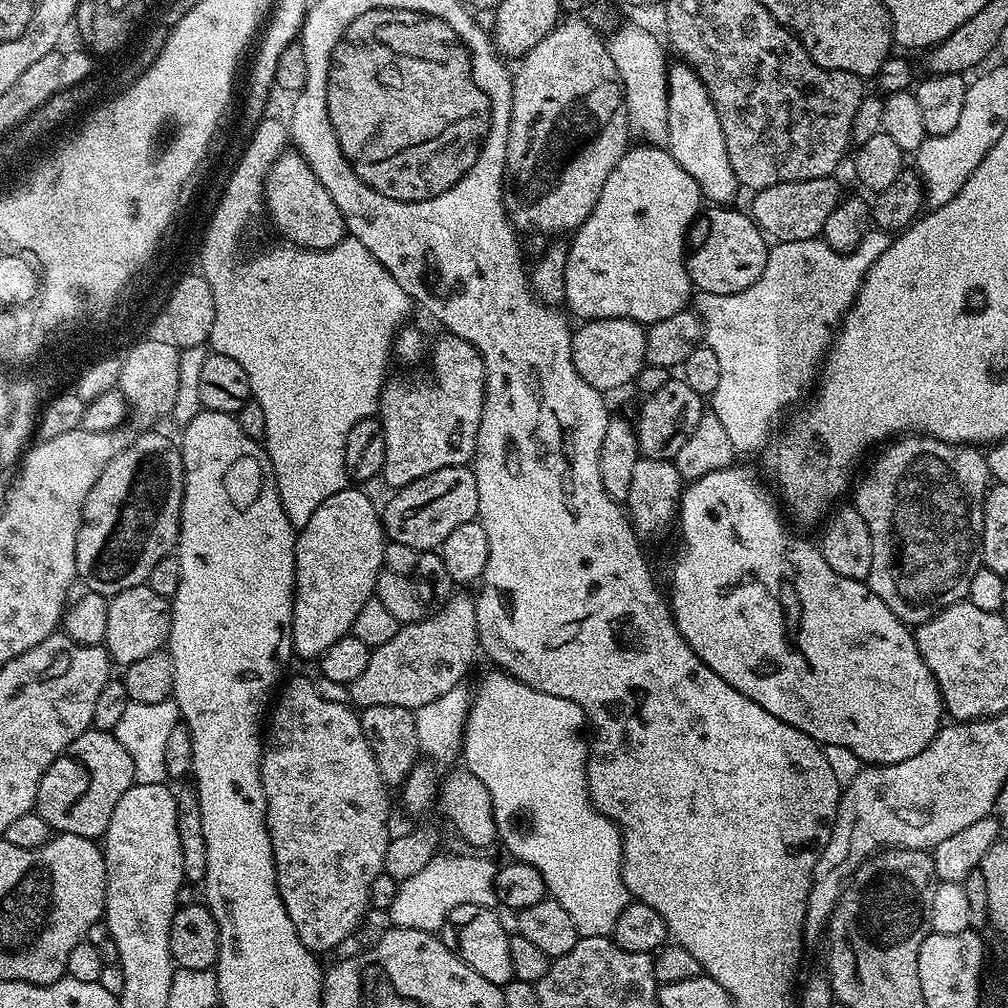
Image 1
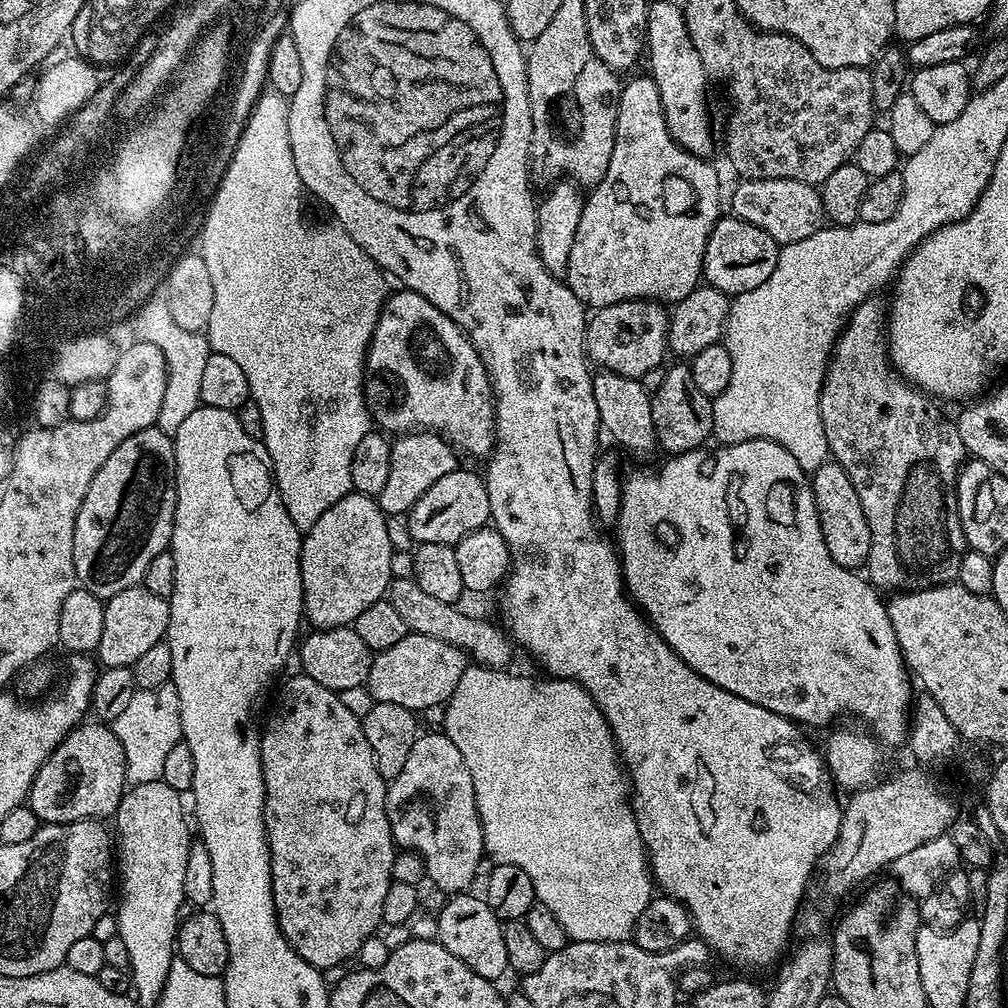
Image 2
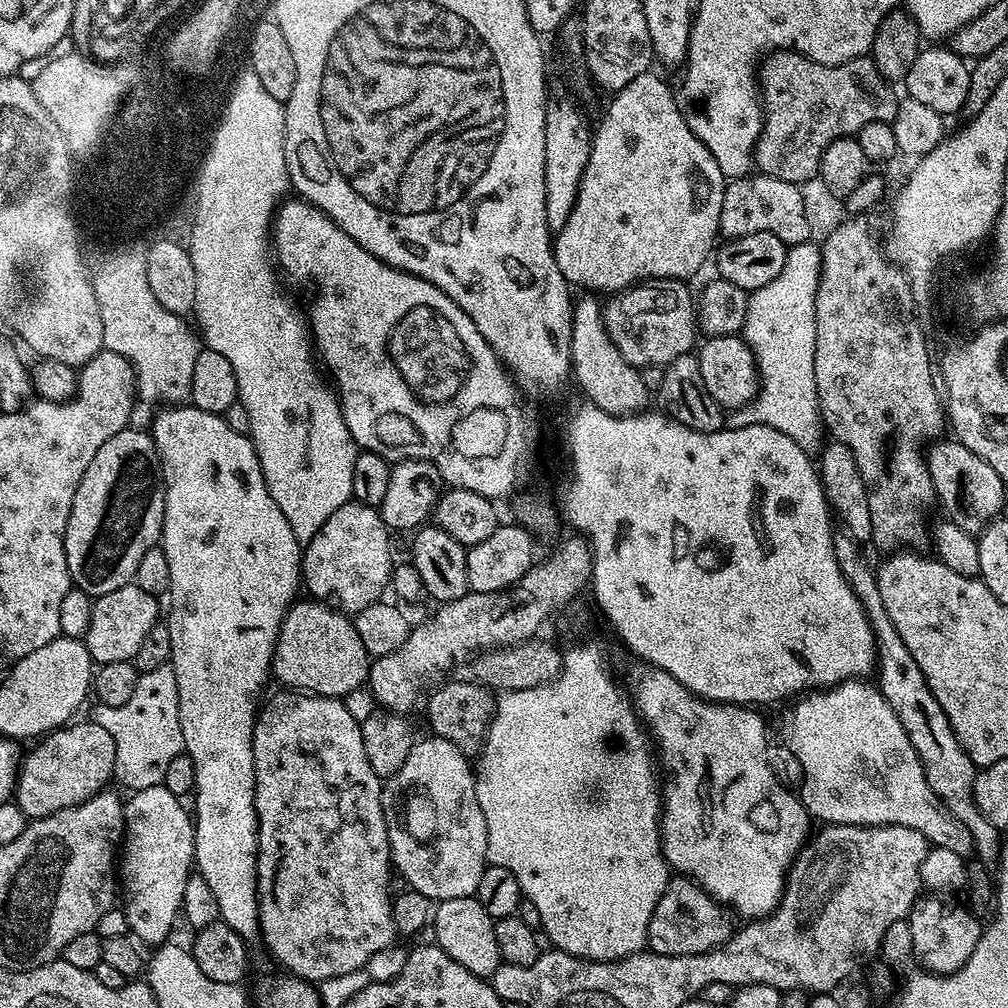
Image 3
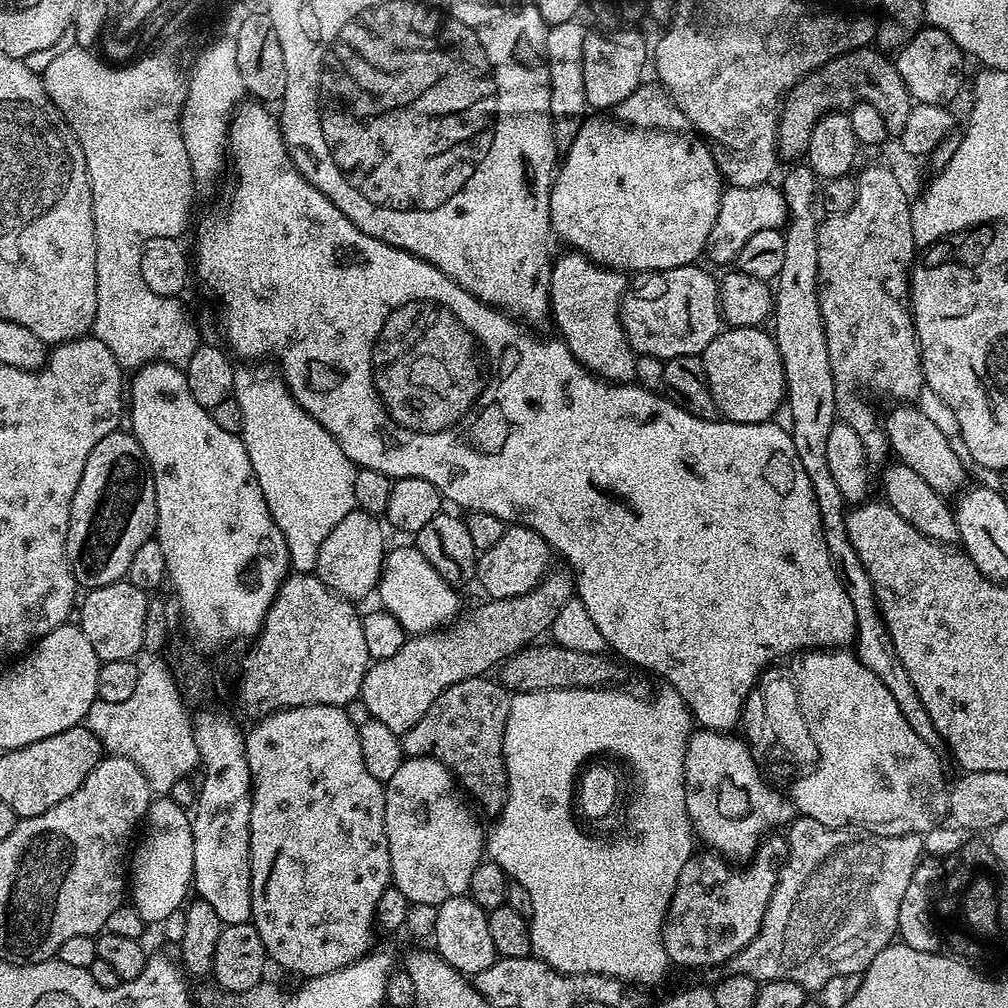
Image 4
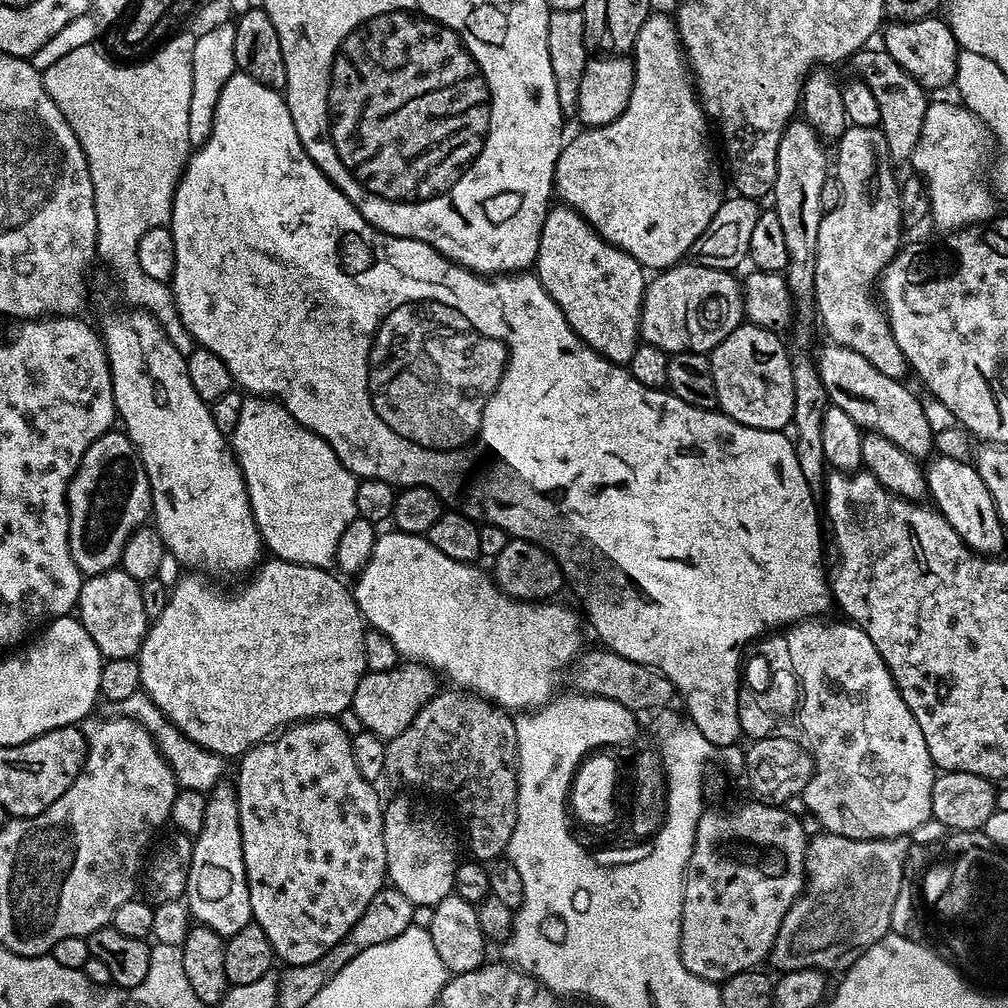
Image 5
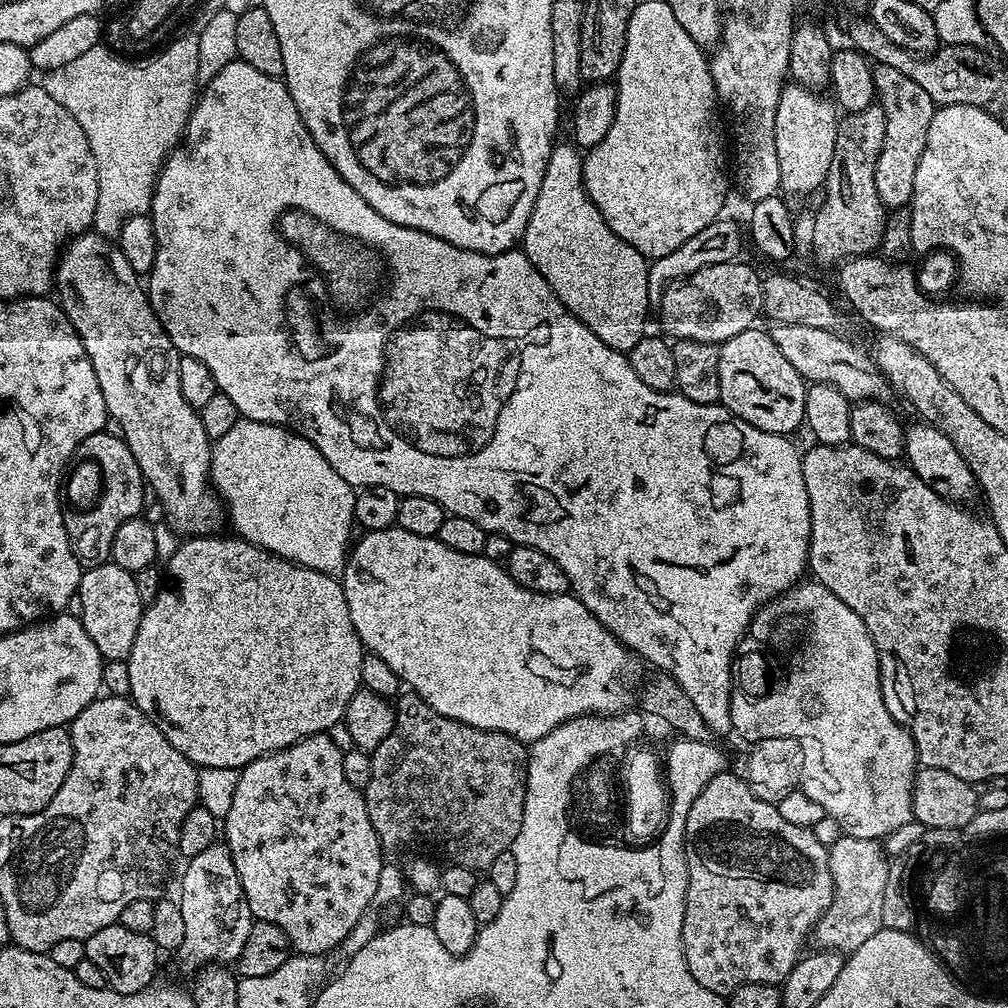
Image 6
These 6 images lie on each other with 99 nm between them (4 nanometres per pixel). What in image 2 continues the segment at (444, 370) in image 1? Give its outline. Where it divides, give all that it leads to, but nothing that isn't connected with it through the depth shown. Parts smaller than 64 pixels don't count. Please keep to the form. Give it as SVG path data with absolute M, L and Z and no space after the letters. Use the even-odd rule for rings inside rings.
M417 430L397 435L391 441L390 475L386 477L386 486L382 486L378 501L381 510L388 518L403 517L438 482L438 478L446 478L446 474L457 471L456 456L458 452L445 437L431 430Z

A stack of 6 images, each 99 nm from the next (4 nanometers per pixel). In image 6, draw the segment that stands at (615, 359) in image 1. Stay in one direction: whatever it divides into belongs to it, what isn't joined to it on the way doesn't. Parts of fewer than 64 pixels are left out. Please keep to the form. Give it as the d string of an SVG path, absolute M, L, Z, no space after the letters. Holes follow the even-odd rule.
M727 260L669 284L658 298L663 331L676 340L697 340L719 346L734 338L734 334L753 327L764 311L764 282L761 273L740 263Z

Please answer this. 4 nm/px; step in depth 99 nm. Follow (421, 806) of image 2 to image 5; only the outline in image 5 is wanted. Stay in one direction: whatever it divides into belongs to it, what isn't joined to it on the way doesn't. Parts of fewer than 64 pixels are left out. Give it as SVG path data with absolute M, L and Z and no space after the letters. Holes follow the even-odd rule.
M400 796L389 804L387 801L383 809L383 842L386 847L389 883L402 891L415 906L435 907L442 898L453 893L458 857L430 821L412 812L412 804L408 799Z

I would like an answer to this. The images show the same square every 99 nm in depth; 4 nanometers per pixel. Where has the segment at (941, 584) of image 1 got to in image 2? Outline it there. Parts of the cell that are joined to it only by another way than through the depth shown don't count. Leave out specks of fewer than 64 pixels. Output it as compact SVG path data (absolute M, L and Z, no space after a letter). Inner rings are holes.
M880 298L863 300L857 306L852 315L848 317L840 337L836 340L836 346L832 349L832 359L824 373L824 385L820 391L820 413L822 414L822 426L826 430L826 442L831 459L850 474L850 482L854 482L854 491L858 493L858 502L862 502L862 511L866 514L866 522L870 522L870 554L866 565L866 576L877 589L888 594L902 592L919 592L921 588L937 588L939 584L950 584L956 580L958 566L962 562L966 545L964 543L964 531L960 521L960 504L956 500L956 478L960 475L961 468L966 463L966 453L962 434L956 429L955 423L940 413L941 405L927 392L911 384L894 367L890 355L889 344L886 339L886 304Z

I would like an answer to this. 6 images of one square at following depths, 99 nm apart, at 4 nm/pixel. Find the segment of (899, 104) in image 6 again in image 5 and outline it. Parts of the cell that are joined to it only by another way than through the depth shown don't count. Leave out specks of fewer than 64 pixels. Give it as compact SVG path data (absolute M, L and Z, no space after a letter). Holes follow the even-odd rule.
M865 46L850 57L850 65L855 79L866 82L878 98L880 111L879 127L884 129L884 137L888 143L888 155L893 161L911 161L914 146L918 144L918 134L922 134L922 118L926 118L926 110L930 103L929 93L915 80L890 54L879 47Z

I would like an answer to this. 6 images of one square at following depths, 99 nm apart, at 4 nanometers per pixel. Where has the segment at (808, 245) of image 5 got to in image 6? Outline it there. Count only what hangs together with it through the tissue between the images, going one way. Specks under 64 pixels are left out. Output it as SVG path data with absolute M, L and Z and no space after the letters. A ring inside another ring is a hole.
M795 82L785 83L774 114L774 146L778 150L781 193L823 189L834 158L837 127L838 112L827 95L812 92Z

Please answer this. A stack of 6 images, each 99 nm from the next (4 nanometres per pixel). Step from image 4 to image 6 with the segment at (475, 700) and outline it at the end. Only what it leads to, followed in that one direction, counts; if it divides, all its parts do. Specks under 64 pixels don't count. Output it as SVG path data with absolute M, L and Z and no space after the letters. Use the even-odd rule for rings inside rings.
M411 690L405 691L395 701L394 707L396 710L394 730L390 730L390 734L386 734L386 738L382 738L380 745L370 753L372 757L370 782L362 790L364 801L366 802L366 814L370 814L370 826L374 826L374 830L380 839L381 849L387 850L389 853L391 853L390 851L396 852L399 848L408 848L411 844L418 843L421 836L430 847L437 848L445 856L445 861L448 864L466 866L473 870L488 869L490 862L494 862L494 858L498 858L498 854L502 854L511 849L512 844L518 838L518 830L522 830L522 818L524 817L524 807L526 806L528 757L530 755L525 741L515 740L513 736L507 736L501 732L478 730L474 726L466 726L454 718L446 718L442 714L434 711L429 704L424 703Z

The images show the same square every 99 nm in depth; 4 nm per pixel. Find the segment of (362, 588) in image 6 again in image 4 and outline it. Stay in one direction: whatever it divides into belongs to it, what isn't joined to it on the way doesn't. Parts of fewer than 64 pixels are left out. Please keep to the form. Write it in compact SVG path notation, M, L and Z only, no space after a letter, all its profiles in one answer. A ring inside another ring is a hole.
M415 546L396 548L393 552L391 549L385 555L378 585L378 604L398 620L405 633L423 634L445 627L461 611L460 596L456 592L459 591L444 581L442 574L422 558Z

